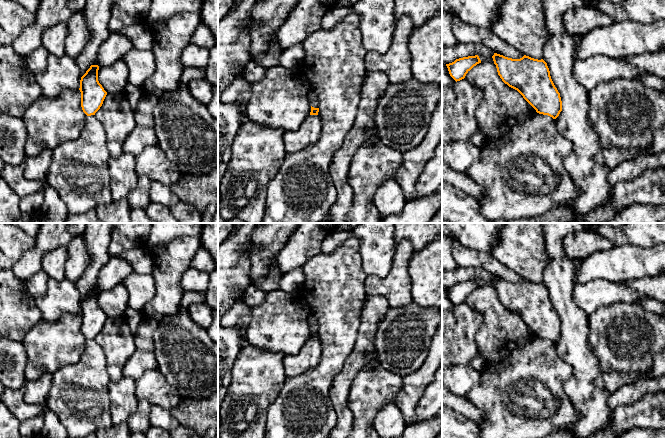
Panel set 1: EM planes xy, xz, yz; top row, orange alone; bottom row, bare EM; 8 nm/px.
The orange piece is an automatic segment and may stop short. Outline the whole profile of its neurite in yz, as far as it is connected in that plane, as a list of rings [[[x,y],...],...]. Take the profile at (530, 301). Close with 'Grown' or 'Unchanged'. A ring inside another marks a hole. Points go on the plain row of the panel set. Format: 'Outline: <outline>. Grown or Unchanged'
Outline: [[[494,277],[492,280],[498,299],[509,311],[517,314],[537,337],[556,343],[562,335],[560,317],[555,311],[547,287],[524,279],[520,283],[512,283]]]. Unchanged

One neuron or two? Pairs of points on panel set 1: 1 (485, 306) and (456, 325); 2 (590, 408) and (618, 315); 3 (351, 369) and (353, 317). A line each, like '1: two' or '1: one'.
1: two
2: two
3: two

